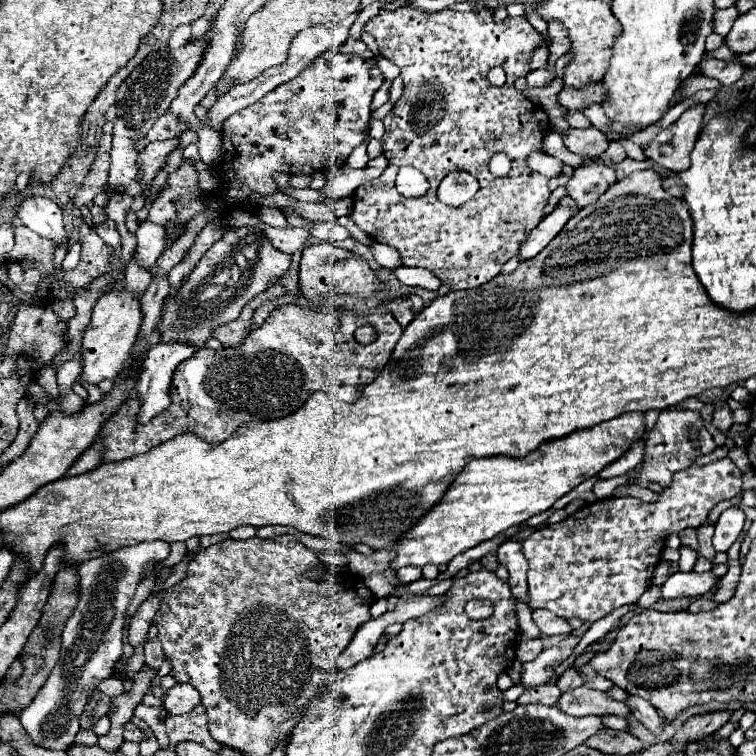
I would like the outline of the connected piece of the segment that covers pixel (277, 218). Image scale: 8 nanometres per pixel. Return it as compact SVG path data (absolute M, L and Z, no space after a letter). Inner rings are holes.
M260 207L258 209L258 217L270 225L270 227L276 227L276 229L286 229L288 223L286 223L286 217L282 215L280 209L272 209L272 207Z

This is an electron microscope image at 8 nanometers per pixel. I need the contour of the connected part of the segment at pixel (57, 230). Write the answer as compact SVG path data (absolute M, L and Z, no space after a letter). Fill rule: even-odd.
M28 195L18 205L18 219L22 221L22 225L42 237L54 239L58 245L66 243L66 229L62 217L62 209L52 199L40 195Z

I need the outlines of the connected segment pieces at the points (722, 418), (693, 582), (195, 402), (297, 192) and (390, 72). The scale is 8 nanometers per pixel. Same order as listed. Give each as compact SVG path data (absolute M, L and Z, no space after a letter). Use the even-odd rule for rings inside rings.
M724 403L724 405L716 407L712 423L714 423L714 425L720 429L720 431L728 431L728 429L734 425L734 419L732 419L732 411L730 411L728 403Z
M676 573L668 577L668 581L662 585L662 597L664 599L676 599L676 597L700 597L716 589L718 577L708 573Z
M326 303L322 309L312 307L298 307L298 305L284 305L270 313L266 323L252 331L242 345L238 347L224 347L220 351L202 347L198 349L190 359L180 363L176 367L170 387L170 407L164 409L156 419L150 419L146 425L138 423L140 413L140 399L128 399L104 425L104 439L102 447L102 463L108 461L122 461L140 453L150 451L156 445L162 445L164 441L192 431L206 443L222 443L228 437L234 435L234 431L250 421L272 421L286 415L296 413L306 399L314 391L326 391L328 395L338 395L342 401L348 401L348 397L354 397L354 387L362 389L368 383L372 383L378 373L388 363L398 339L402 337L402 327L394 319L394 315L382 305L368 313L338 313L342 311L336 303ZM362 325L372 325L378 331L378 339L372 345L360 345L354 339L354 331Z
M278 188L279 192L284 192L290 197L301 202L321 202L323 201L322 193L320 190L310 188L291 189L291 188Z
M378 55L378 65L382 67L382 75L384 75L384 79L396 79L398 75L400 75L400 69L396 67L396 65L392 65L392 61L388 61L386 57L382 57L382 55Z

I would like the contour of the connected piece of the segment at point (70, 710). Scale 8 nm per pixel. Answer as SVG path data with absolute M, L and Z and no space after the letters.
M162 541L140 543L134 547L124 547L120 551L112 551L108 555L96 557L78 565L82 595L76 611L68 619L62 631L62 655L52 669L46 685L38 691L32 705L28 705L20 713L20 721L30 735L30 739L46 749L62 749L72 747L76 733L80 731L80 715L98 689L102 679L112 677L114 663L122 655L122 635L126 625L126 605L130 603L138 581L142 577L142 569L152 559L166 559L170 555L170 545Z

